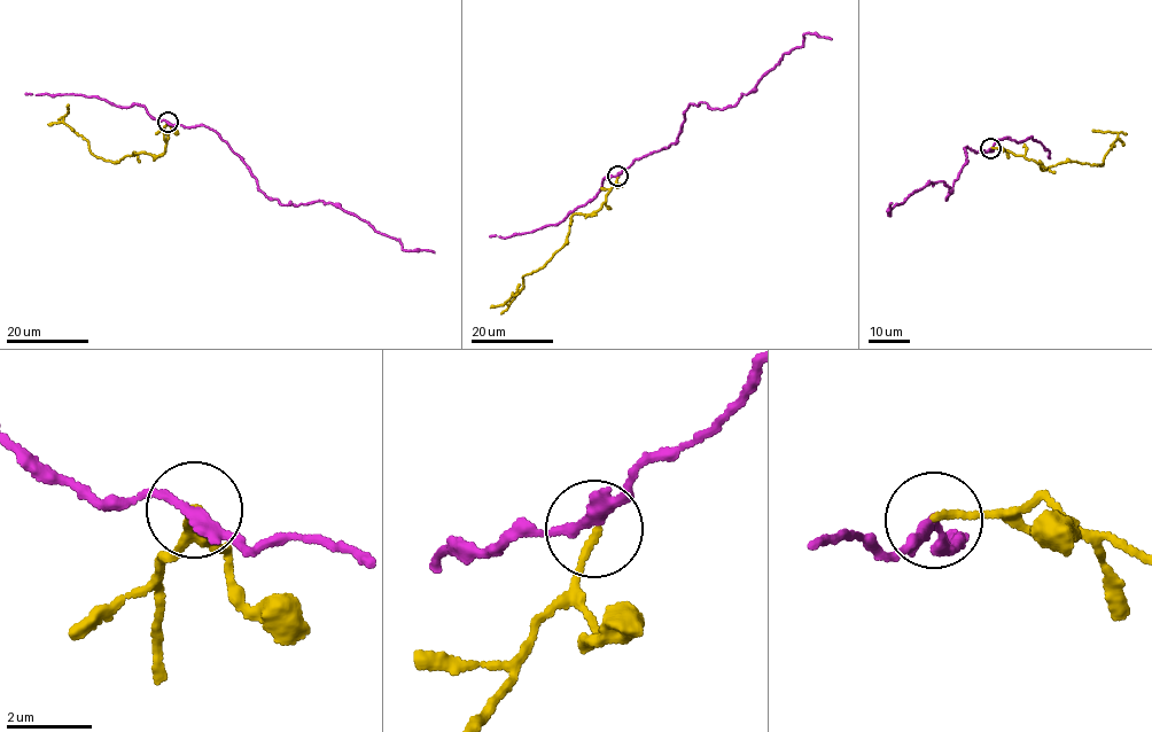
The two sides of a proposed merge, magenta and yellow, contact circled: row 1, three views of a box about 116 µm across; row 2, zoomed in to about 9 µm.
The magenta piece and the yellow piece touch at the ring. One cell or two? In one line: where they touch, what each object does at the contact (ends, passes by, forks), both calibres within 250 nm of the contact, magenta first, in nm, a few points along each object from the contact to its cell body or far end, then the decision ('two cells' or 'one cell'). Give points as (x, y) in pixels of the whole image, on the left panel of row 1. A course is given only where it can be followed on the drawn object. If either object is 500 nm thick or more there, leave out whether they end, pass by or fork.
at (168, 122); magenta passes by; yellow ends there; 260 nm thick on the magenta side, 170 nm on the other; magenta runs (166, 121), (211, 129), (270, 199), (335, 203), (397, 239), (404, 250), (434, 252); yellow runs (168, 122), (163, 154), (134, 152), (111, 162), (98, 157), (87, 141), (63, 121), (68, 104); two cells

